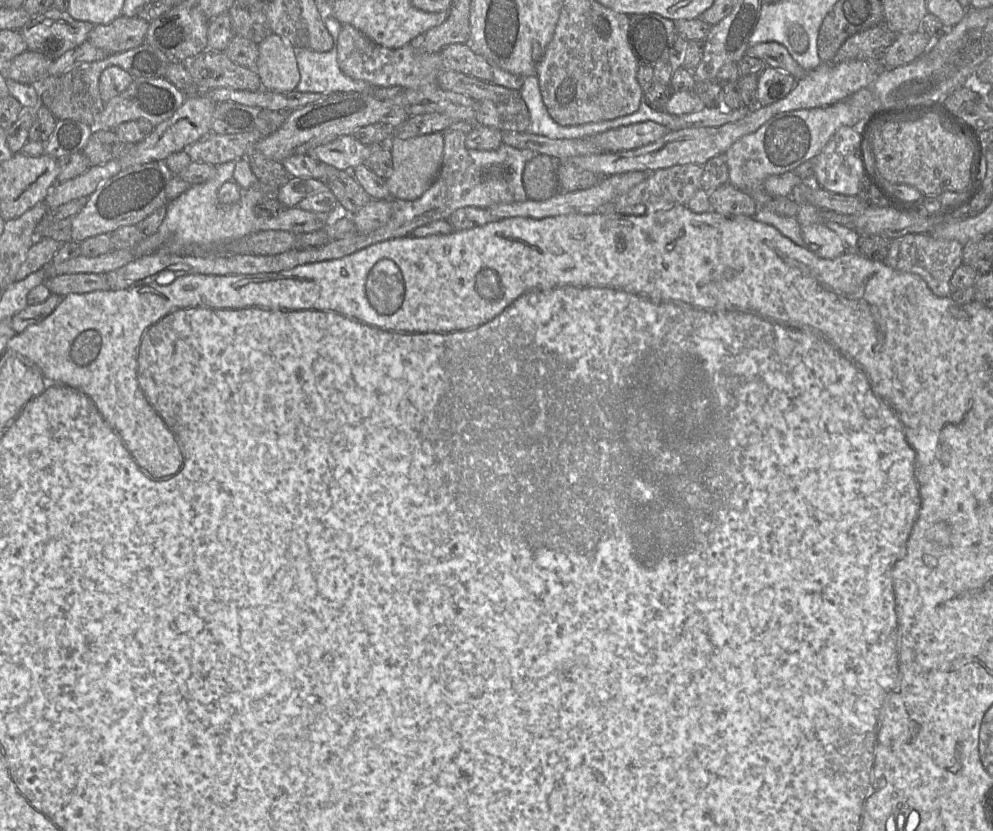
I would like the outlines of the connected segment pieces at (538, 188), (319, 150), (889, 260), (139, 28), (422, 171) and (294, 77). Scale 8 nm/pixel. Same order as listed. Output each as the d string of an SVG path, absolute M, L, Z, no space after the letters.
M536 154L523 171L523 186L528 199L545 201L559 193L556 173L558 159Z
M352 135L342 136L312 149L307 155L341 171L350 171L370 156L371 146L358 142Z
M929 233L906 234L891 240L889 253L883 262L894 270L919 275L936 296L949 297L952 292L950 279L963 263L963 247L956 240L935 238Z
M120 15L109 24L94 26L87 41L108 55L121 53L145 43L149 24L137 16Z
M440 132L409 139L391 137L388 142L393 159L393 172L386 183L392 199L416 200L437 178L443 161L444 139Z
M276 34L258 44L256 72L262 88L272 92L293 92L300 81L295 48Z

